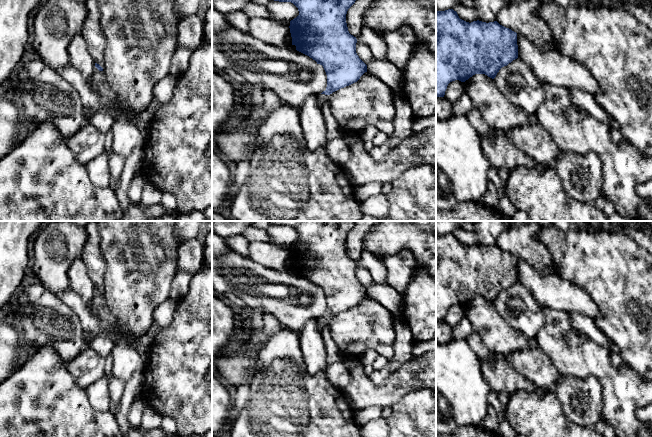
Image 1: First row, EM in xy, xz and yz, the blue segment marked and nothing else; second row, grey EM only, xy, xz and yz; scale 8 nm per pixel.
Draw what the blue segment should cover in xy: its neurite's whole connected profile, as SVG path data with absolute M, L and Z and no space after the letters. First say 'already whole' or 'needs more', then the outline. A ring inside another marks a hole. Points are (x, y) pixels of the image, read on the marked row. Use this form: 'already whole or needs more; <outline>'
needs more; M95 63L95 67L90 81L100 96L101 105L108 106L115 99L115 95L107 83L103 68L97 63Z

